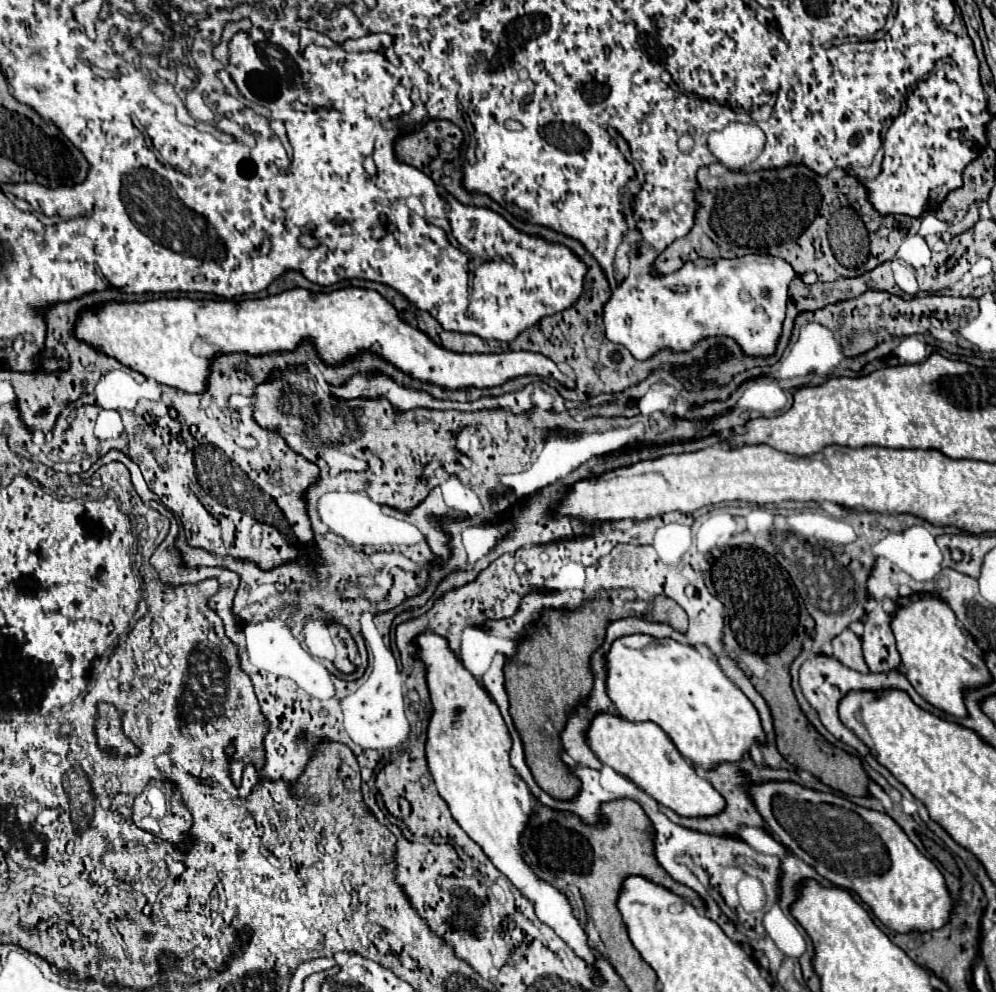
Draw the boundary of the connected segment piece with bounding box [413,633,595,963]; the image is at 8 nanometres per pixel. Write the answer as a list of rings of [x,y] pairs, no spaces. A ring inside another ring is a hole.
[[[421,633],[413,641],[415,659],[425,665],[425,681],[431,697],[431,719],[427,727],[425,757],[439,795],[447,801],[459,827],[485,851],[493,865],[505,873],[521,893],[533,901],[537,917],[587,963],[595,957],[587,947],[585,931],[573,917],[565,895],[537,879],[521,857],[519,835],[533,811],[533,797],[525,781],[515,773],[509,751],[511,735],[493,703],[489,691],[479,685],[463,661],[453,653],[449,641],[437,633]]]

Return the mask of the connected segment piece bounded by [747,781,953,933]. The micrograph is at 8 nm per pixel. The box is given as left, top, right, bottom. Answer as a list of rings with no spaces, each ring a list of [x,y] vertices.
[[[795,781],[747,783],[747,791],[757,813],[765,821],[765,827],[773,835],[777,835],[791,853],[795,853],[801,861],[811,865],[821,877],[829,879],[833,885],[857,893],[863,899],[863,903],[867,903],[873,909],[875,917],[883,925],[899,933],[911,929],[931,931],[943,927],[953,905],[945,887],[945,879],[941,871],[935,867],[935,863],[919,853],[919,849],[911,843],[907,833],[889,815],[859,807],[835,793],[807,789]]]

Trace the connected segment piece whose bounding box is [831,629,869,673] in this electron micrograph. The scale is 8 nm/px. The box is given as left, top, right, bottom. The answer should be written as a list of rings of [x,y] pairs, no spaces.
[[[845,629],[845,631],[841,631],[841,635],[833,637],[831,649],[833,649],[833,655],[843,665],[847,665],[847,667],[851,667],[855,671],[861,671],[861,673],[869,671],[865,661],[863,661],[863,655],[861,655],[861,641],[851,629]]]

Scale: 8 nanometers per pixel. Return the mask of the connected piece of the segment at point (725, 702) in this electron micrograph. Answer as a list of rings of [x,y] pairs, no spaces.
[[[633,633],[611,643],[605,655],[605,687],[617,711],[629,721],[653,721],[675,743],[679,753],[701,769],[711,769],[721,761],[739,761],[749,753],[755,741],[763,741],[763,729],[753,703],[727,679],[721,667],[695,647],[679,643],[671,637],[653,637],[647,633]]]

